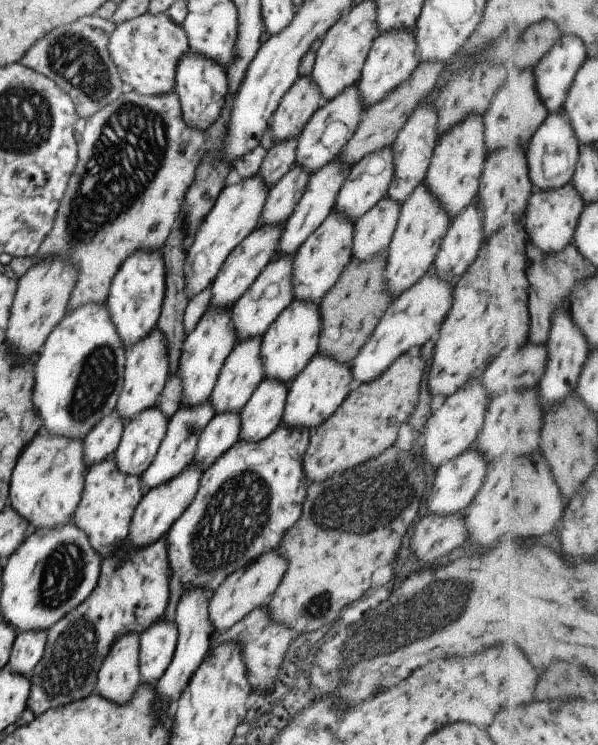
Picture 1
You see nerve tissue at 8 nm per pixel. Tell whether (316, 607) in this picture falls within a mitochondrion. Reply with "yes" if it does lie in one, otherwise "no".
yes

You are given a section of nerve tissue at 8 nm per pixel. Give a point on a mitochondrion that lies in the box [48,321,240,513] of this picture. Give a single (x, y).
(98, 376)

